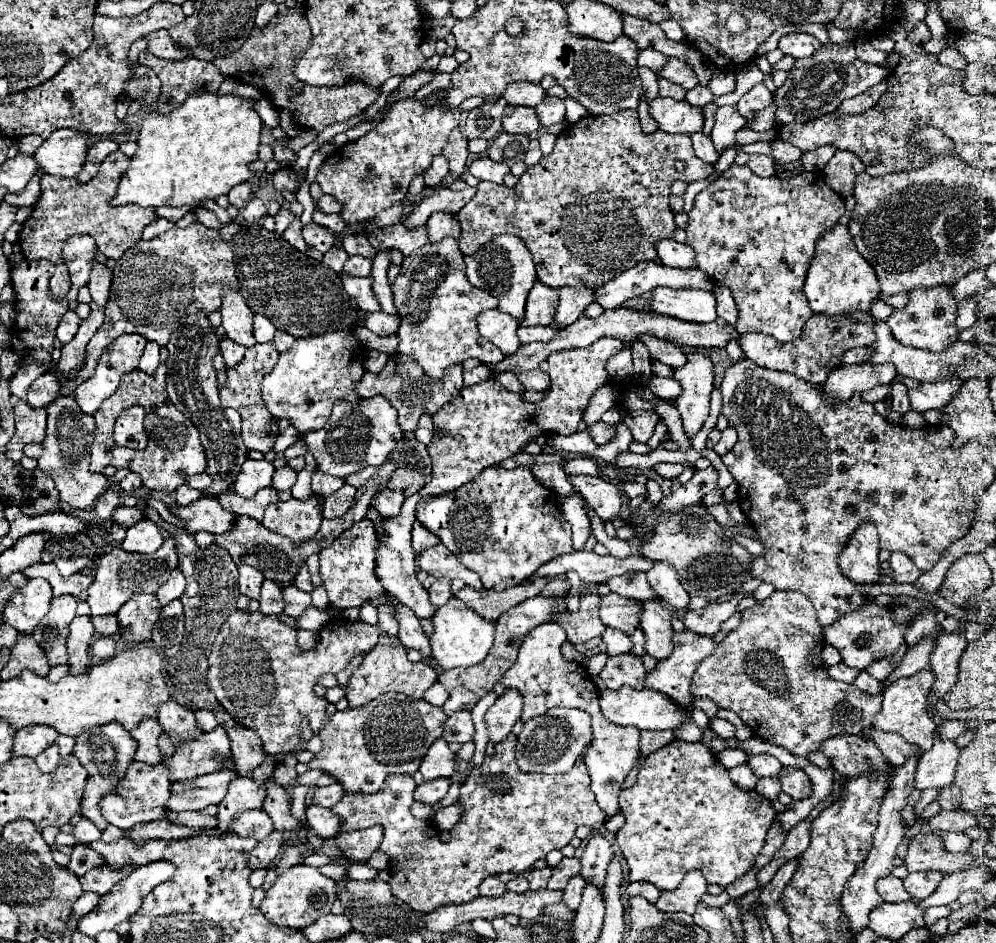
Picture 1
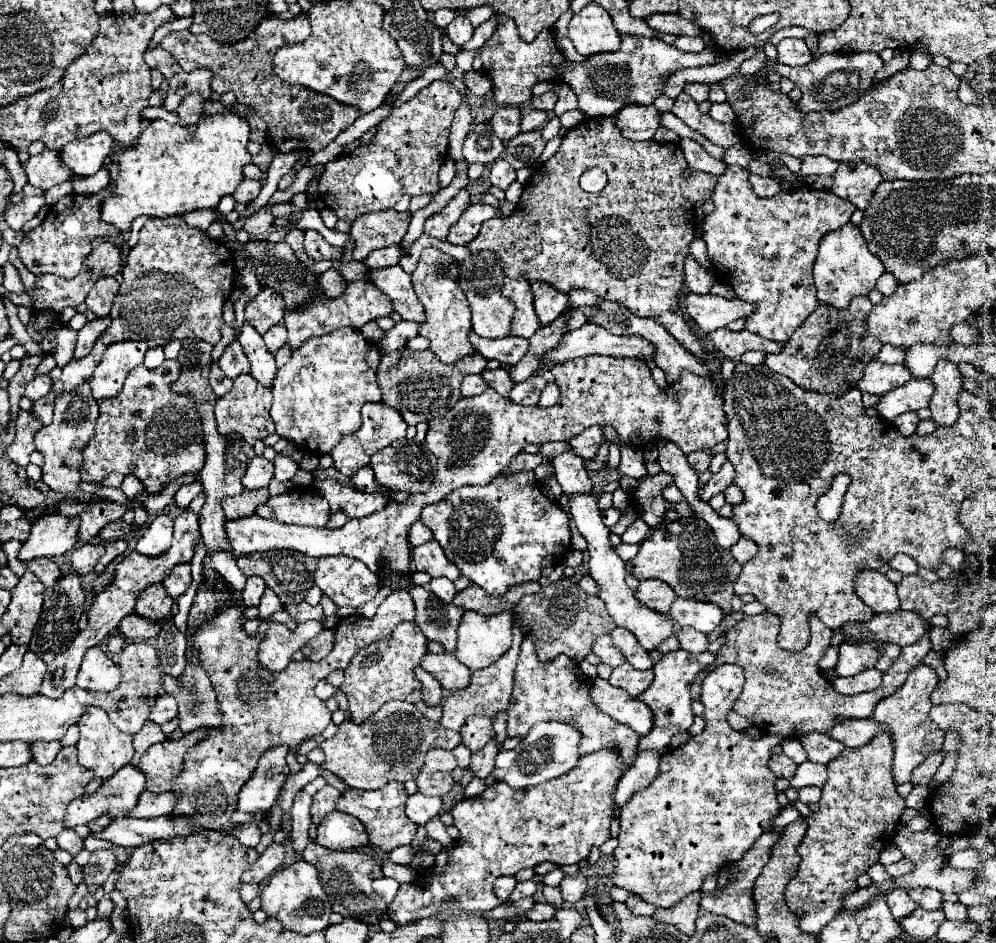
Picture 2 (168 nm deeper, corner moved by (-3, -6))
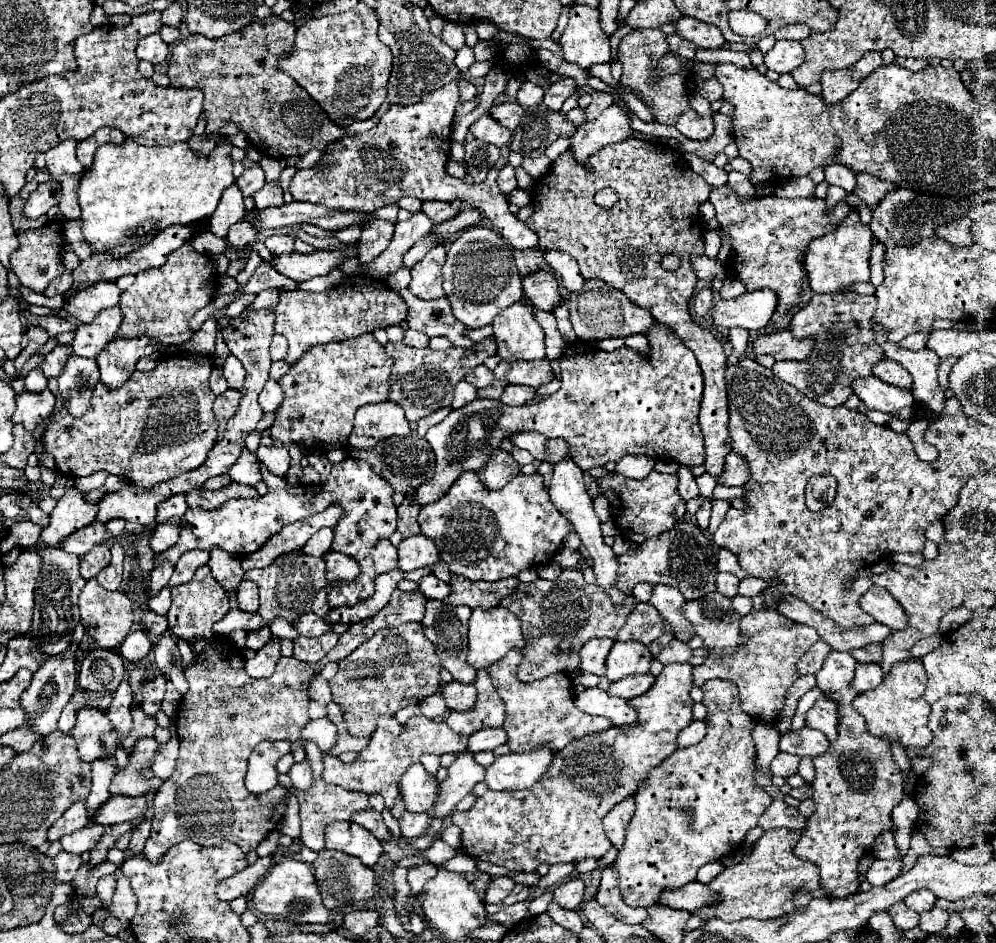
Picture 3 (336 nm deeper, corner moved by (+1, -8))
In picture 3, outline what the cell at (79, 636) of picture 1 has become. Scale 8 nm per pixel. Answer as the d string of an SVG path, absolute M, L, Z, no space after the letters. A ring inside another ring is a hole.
M92 650L80 664L78 686L82 690L116 690L124 678L124 660L114 650Z

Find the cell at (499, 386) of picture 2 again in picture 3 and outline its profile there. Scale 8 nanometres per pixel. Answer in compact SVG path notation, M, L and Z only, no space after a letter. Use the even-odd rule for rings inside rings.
M480 364L480 366L476 366L472 372L468 372L468 374L464 376L464 380L470 382L470 384L474 384L476 388L484 388L484 386L492 384L494 374L492 374L492 370L488 370L484 364Z

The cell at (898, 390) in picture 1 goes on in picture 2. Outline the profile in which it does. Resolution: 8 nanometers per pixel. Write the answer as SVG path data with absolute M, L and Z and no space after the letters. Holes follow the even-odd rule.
M900 414L894 420L894 426L900 430L900 434L906 434L906 436L914 434L916 424L918 424L918 414Z

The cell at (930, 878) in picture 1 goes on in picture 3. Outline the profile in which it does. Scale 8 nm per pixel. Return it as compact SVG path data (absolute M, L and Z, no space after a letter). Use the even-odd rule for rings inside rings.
M916 890L916 892L908 894L908 896L904 898L904 902L906 902L906 906L912 908L914 912L922 914L922 912L926 912L926 910L930 910L930 908L934 906L936 896L934 896L932 892L928 892L928 890Z

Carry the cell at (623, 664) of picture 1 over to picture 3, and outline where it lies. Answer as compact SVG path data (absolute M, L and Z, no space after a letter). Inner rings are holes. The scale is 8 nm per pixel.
M646 674L646 676L628 676L628 680L620 680L616 684L610 684L608 694L630 700L636 698L640 694L644 694L646 690L650 690L654 684L654 676Z

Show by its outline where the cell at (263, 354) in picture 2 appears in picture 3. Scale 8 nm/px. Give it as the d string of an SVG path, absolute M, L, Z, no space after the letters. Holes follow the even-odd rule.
M268 380L258 398L264 412L274 412L282 404L282 388L276 380Z

